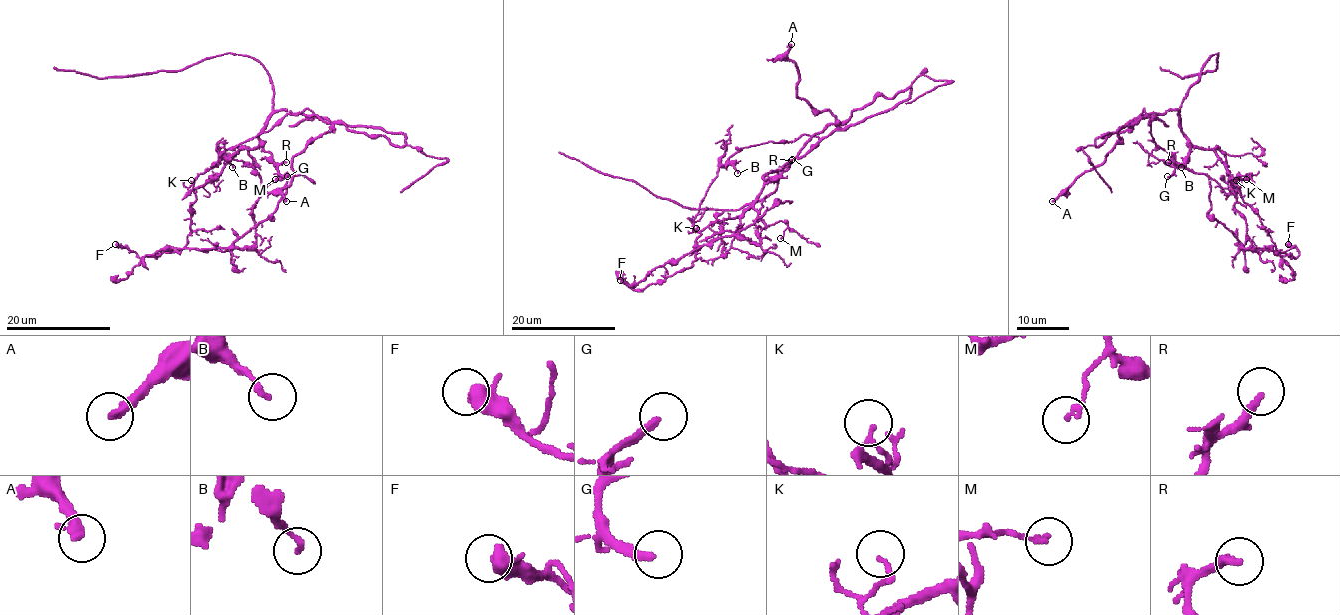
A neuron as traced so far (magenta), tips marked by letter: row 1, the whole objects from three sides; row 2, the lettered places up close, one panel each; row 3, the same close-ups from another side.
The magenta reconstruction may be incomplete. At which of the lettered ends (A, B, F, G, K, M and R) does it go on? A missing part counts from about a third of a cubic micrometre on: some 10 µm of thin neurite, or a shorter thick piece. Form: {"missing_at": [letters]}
{"missing_at": ["A", "B", "G"]}

